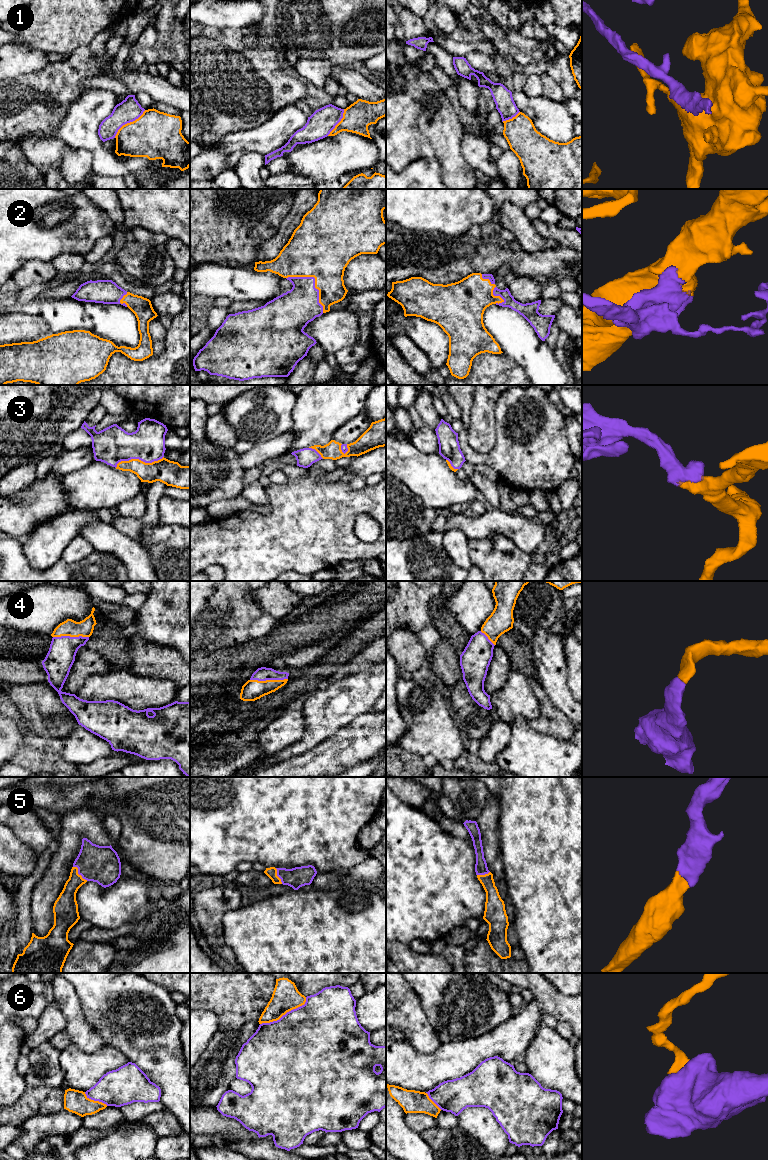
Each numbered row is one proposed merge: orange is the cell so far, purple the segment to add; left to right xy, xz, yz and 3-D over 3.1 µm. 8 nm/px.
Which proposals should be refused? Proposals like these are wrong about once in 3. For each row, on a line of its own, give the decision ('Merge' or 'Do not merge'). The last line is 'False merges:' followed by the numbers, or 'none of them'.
1: Do not merge
2: Merge
3: Merge
4: Merge
5: Merge
6: Do not merge
False merges: 1, 6

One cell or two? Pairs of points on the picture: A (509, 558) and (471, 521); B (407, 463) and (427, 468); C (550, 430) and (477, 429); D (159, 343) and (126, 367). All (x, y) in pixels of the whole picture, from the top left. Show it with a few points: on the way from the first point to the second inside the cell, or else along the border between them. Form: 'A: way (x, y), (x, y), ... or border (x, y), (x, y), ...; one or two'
A: border (469, 538), (485, 539), (501, 533), (512, 542); two
B: way (412, 467), (422, 468); one
C: border (495, 405), (495, 443), (488, 451); two
D: border (166, 334), (164, 349), (160, 353), (153, 355); two

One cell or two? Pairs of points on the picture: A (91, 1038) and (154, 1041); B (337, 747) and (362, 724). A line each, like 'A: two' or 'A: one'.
A: two
B: one

